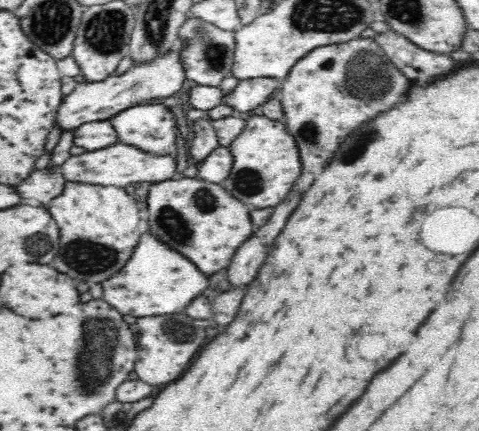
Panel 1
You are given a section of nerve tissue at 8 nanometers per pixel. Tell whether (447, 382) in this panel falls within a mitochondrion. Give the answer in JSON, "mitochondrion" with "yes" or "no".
{"mitochondrion":"no"}

